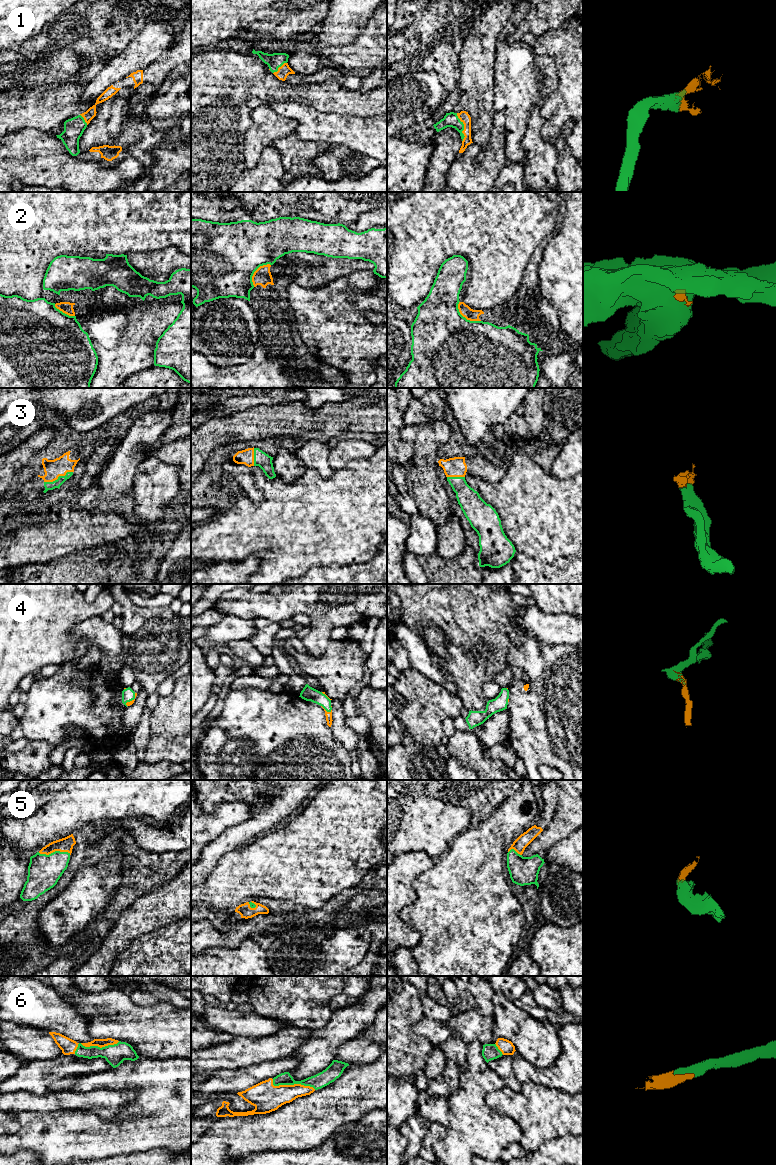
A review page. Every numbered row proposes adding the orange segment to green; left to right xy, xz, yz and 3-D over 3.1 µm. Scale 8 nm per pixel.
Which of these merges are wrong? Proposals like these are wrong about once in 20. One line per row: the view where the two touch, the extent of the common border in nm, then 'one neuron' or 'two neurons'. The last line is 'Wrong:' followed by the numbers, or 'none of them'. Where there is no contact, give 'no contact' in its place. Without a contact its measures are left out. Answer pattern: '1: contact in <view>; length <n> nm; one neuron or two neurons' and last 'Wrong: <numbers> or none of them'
1: contact in yz; length 240 nm; one neuron
2: contact in yz; length 240 nm; one neuron
3: contact in xy; length 240 nm; one neuron
4: contact in xz; length 100 nm; one neuron
5: contact in xy; length 260 nm; one neuron
6: contact in xy; length 380 nm; one neuron
Wrong: none of them

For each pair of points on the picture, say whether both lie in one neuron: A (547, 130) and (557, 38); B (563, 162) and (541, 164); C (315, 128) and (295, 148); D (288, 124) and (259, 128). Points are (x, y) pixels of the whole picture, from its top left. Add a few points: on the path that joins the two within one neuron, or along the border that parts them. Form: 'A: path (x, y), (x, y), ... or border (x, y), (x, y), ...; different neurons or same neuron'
A: path (560, 107), (567, 100), (567, 61); same neuron
B: border (553, 145), (556, 151), (556, 177), (558, 181); different neurons
C: border (294, 132), (302, 140), (325, 143); different neurons
D: path (281, 126), (268, 126), (266, 128); same neuron

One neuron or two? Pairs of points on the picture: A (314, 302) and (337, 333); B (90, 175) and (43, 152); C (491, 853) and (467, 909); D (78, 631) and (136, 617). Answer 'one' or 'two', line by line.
A: one
B: one
C: one
D: two

